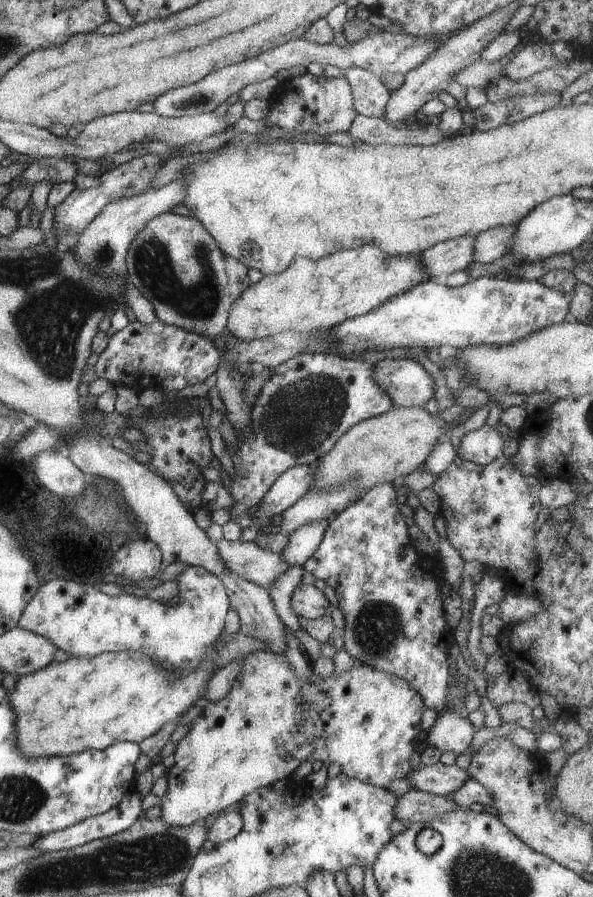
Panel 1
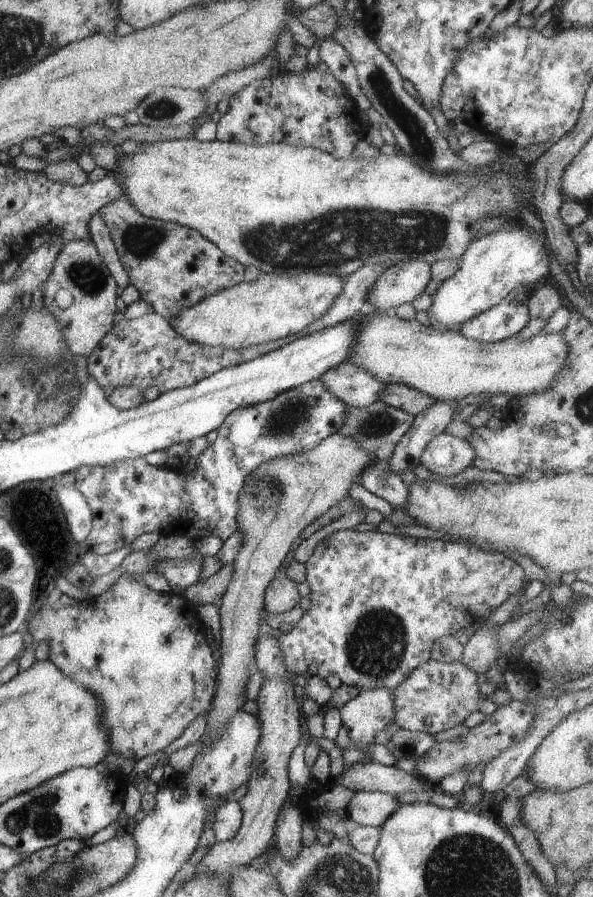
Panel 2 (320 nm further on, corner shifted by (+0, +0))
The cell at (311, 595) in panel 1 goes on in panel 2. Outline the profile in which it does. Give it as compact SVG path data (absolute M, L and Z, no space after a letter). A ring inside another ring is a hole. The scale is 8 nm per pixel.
M280 573L272 579L265 590L264 612L285 613L299 604L300 594L296 583Z

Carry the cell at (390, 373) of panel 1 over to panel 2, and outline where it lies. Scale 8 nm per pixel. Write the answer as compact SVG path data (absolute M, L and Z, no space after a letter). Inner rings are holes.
M346 362L329 368L319 379L332 396L344 401L348 408L365 407L379 400L379 394L388 385L364 369Z

